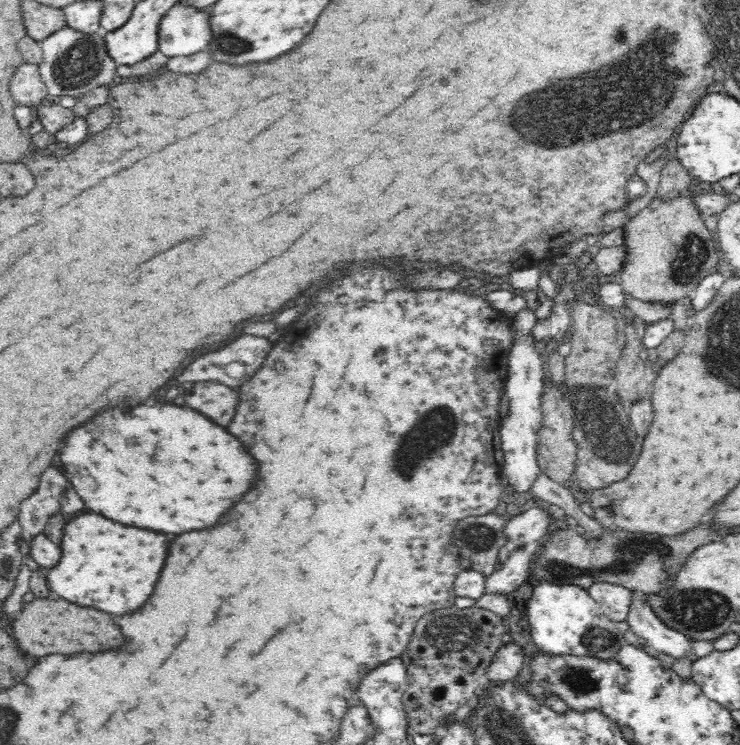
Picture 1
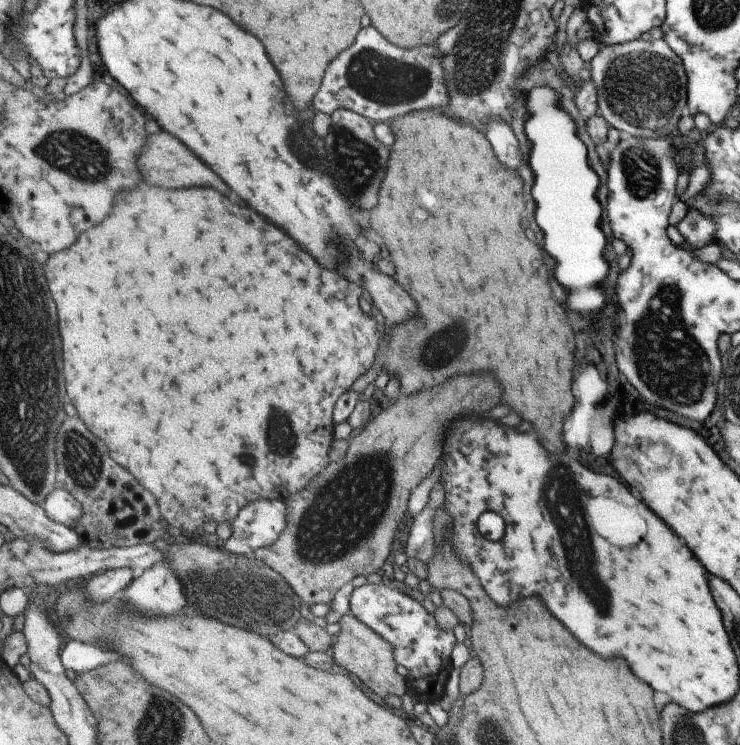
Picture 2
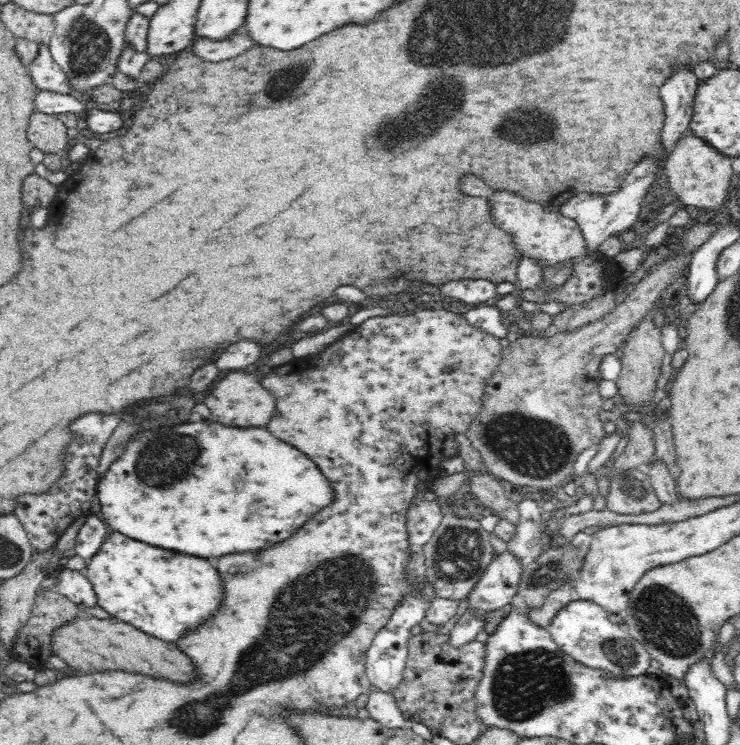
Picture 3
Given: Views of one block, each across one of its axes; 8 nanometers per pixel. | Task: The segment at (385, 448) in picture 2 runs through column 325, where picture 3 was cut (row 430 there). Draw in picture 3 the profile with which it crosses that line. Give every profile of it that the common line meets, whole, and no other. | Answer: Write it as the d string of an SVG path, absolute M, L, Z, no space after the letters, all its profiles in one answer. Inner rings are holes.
M696 223L691 226L680 239L669 242L672 247L672 254L664 261L658 261L648 271L646 277L636 284L634 291L628 295L623 304L616 306L612 312L608 312L599 320L590 322L574 332L562 332L550 342L546 340L528 340L518 338L514 340L507 349L503 350L503 362L499 369L492 375L490 383L484 389L483 410L475 423L467 430L466 436L471 446L479 452L483 458L483 465L489 471L488 474L504 478L514 486L533 486L536 488L549 489L564 482L572 470L574 462L584 450L596 446L602 437L605 436L604 422L600 420L599 412L605 399L602 396L604 381L600 378L600 362L608 356L618 355L618 349L626 341L626 336L640 324L652 310L666 290L681 278L686 277L686 270L690 264L693 252L698 250L711 235L720 228L714 223ZM512 366L560 366L566 370L572 366L572 374L512 374Z

